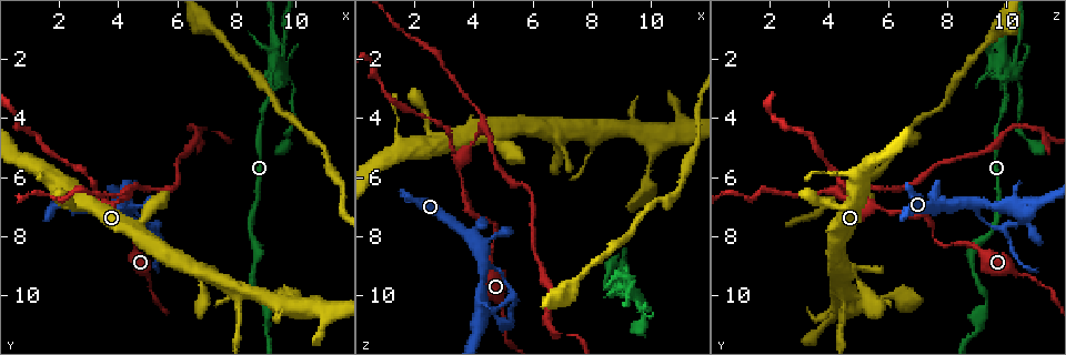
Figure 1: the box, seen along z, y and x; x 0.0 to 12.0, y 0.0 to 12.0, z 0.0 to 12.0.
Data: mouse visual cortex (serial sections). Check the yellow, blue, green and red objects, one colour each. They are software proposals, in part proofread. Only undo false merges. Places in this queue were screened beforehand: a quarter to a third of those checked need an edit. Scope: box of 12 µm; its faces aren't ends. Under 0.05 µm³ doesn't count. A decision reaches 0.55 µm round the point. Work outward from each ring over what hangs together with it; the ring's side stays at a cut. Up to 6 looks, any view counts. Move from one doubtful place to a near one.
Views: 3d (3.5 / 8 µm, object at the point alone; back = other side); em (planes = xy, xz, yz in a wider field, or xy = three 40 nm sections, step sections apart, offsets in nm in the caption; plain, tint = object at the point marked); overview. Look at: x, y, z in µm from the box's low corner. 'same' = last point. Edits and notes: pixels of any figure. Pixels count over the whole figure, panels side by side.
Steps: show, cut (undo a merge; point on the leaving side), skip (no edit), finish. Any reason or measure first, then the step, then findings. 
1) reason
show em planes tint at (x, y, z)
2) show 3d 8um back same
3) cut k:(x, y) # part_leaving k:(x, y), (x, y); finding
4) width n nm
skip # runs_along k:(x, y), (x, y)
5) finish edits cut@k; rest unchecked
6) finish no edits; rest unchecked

sharp bend
show 3d 3.5um at (4.3, 7.3, 10.4)

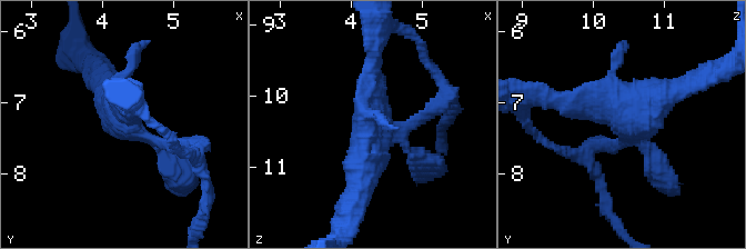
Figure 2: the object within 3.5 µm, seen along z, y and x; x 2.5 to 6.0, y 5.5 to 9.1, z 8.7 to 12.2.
shape alone is not enough
show em xy step 5 tint at (4.35, 7.25, 10.50)

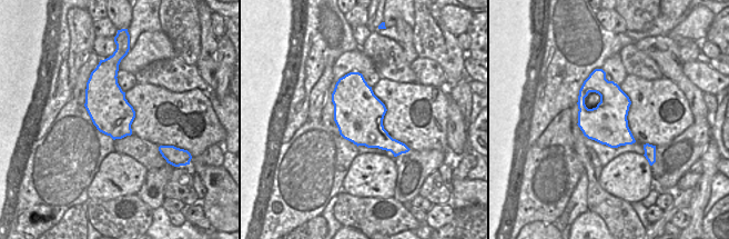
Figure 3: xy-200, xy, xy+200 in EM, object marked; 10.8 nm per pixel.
cut it another way
show em xy step 3 tint same

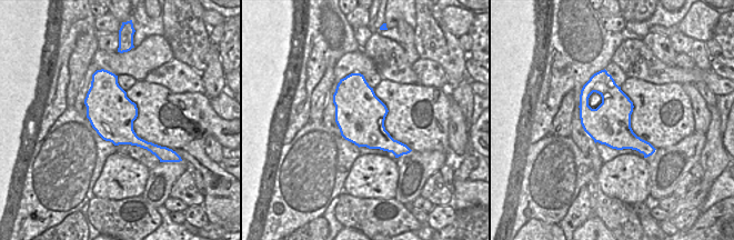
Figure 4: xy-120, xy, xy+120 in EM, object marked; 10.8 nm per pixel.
cut 2:(451, 102) # part_leaving 2:(400, 131), (447, 91), (454, 106); a second cell is stuck on

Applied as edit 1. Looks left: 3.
sharp bend
show 3d 3.5um back at (4.7, 8.2, 7.7)

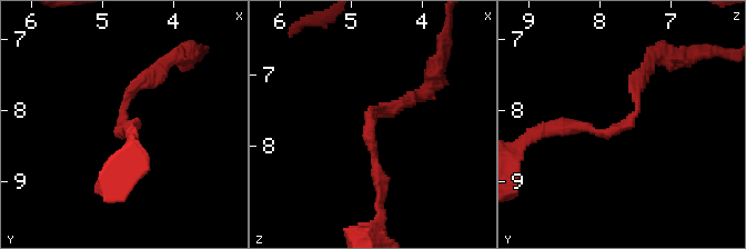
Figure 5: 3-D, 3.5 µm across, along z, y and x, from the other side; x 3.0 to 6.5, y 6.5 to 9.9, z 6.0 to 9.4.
show em xy step 1 tint at (4.75, 8.20, 7.65)

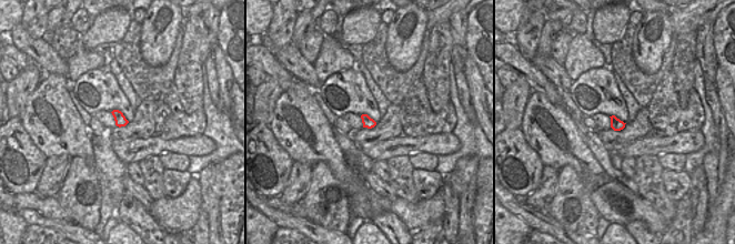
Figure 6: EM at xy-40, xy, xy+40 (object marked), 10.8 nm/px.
arm_widths 200, 200 nm
skip # runs_along 5:(381, 187), (371, 110), (409, 101); one cell here

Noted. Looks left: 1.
finish edits cut@2; rest unchecked

